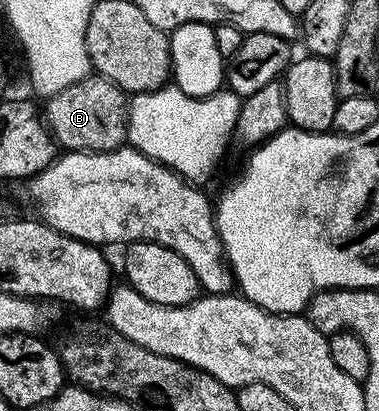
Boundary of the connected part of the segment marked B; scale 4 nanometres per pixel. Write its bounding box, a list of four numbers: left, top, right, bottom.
[43,74,129,152]

